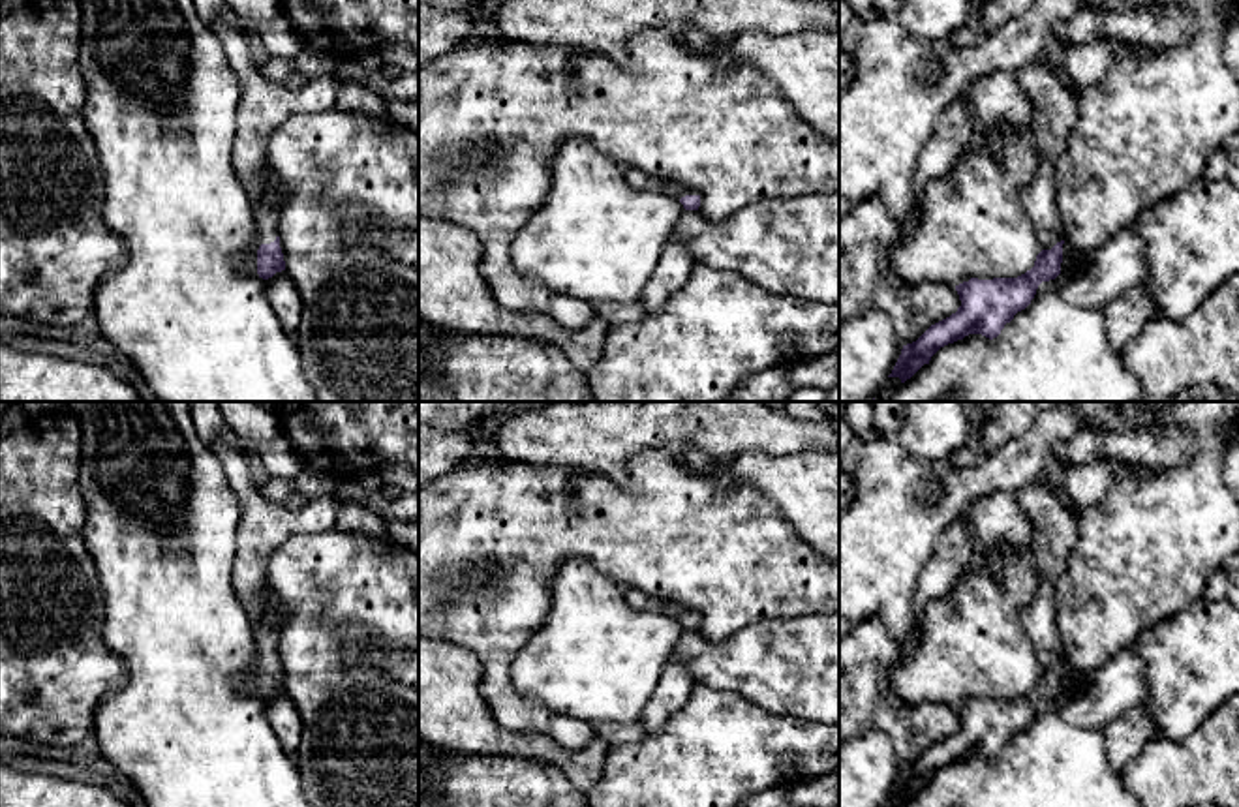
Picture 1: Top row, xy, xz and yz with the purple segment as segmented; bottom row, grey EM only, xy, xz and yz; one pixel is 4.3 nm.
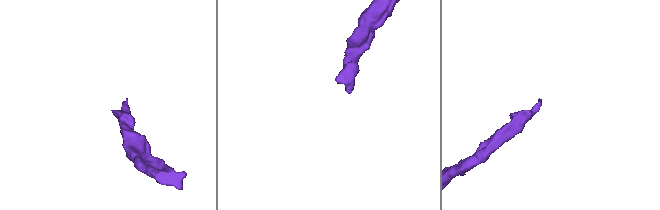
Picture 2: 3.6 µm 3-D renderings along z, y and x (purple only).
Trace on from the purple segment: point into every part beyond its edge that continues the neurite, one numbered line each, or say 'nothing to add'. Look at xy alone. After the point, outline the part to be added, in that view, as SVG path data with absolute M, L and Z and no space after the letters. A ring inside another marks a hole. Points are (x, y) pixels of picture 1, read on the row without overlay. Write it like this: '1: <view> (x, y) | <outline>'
1: xy (263, 526) | M229 441L210 445L223 465L231 490L240 507L237 527L237 554L233 567L233 587L253 625L255 636L255 672L250 674L240 689L248 694L257 693L257 670L278 657L280 632L263 623L267 602L263 584L272 552L295 533L321 533L336 527L338 501L334 495L314 499L304 510L289 510L283 503L268 501L261 494L250 473L248 456Z

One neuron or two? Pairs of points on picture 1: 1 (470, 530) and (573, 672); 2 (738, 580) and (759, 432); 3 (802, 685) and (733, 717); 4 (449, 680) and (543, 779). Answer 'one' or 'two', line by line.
1: two
2: two
3: two
4: two

